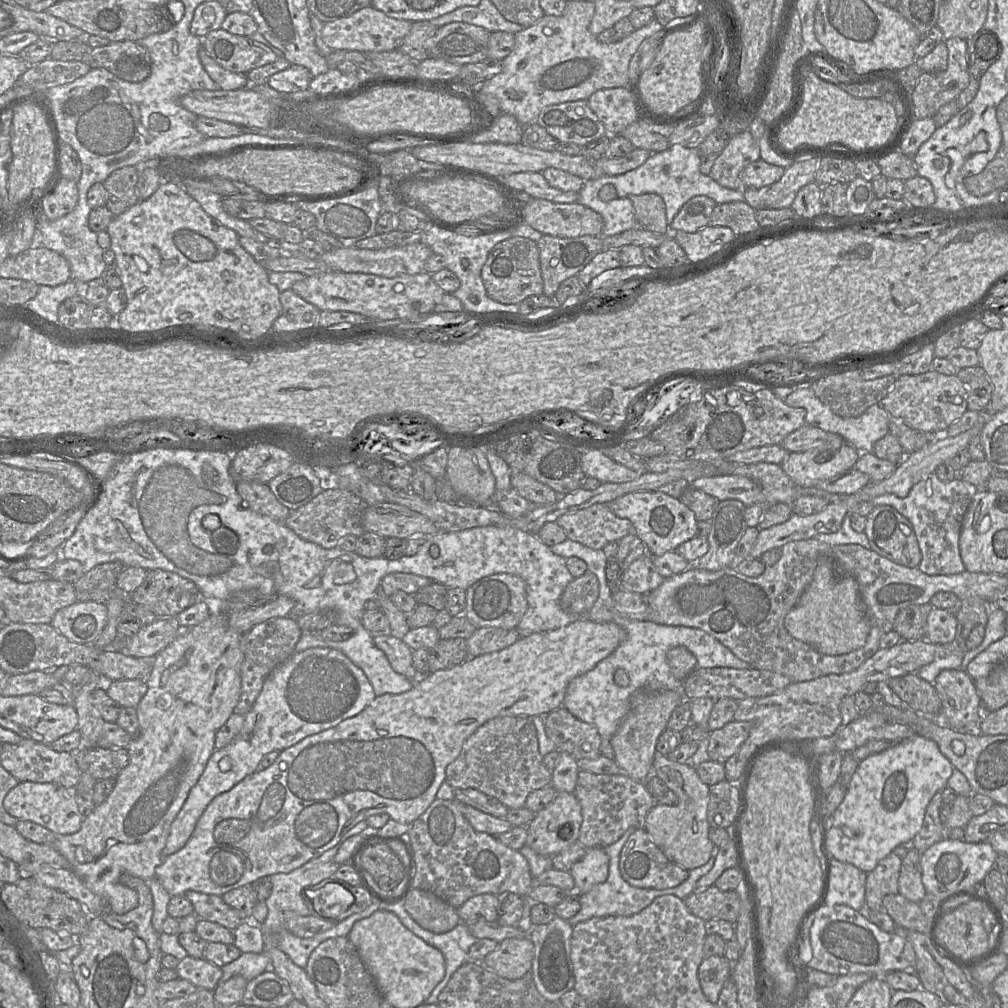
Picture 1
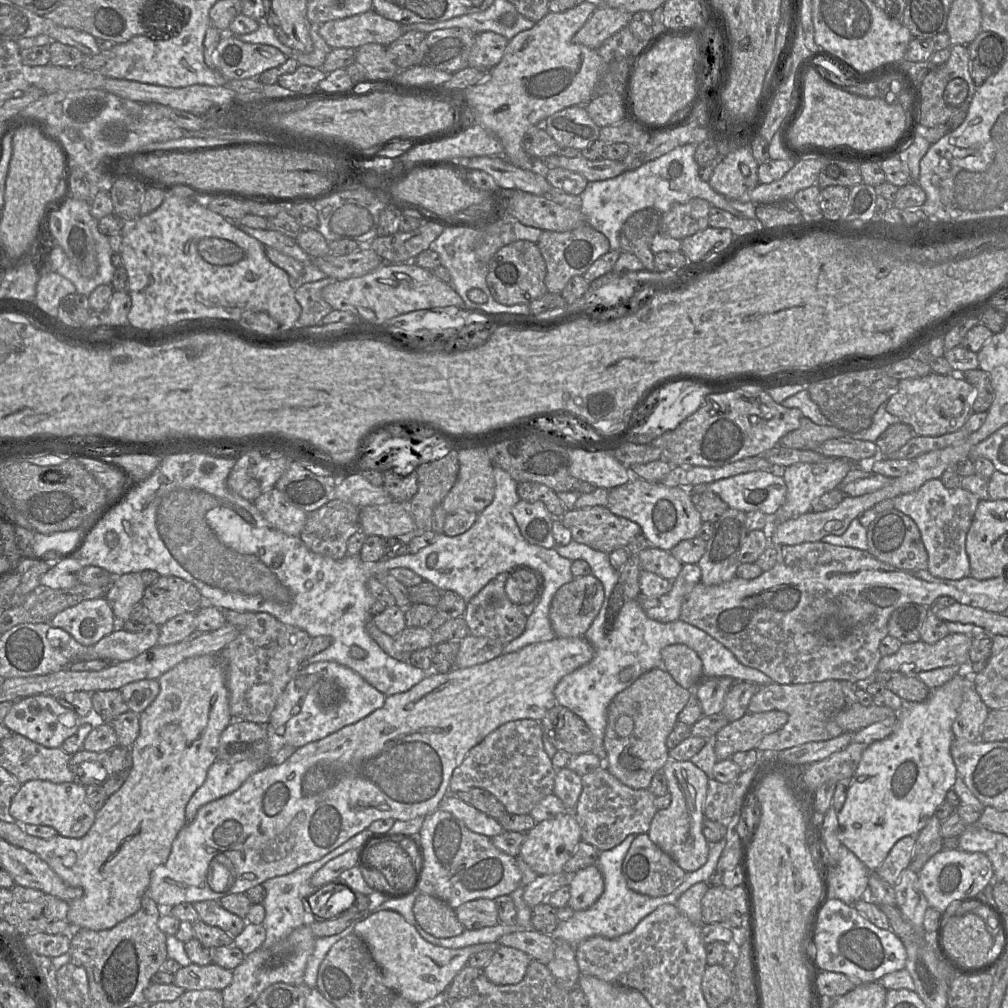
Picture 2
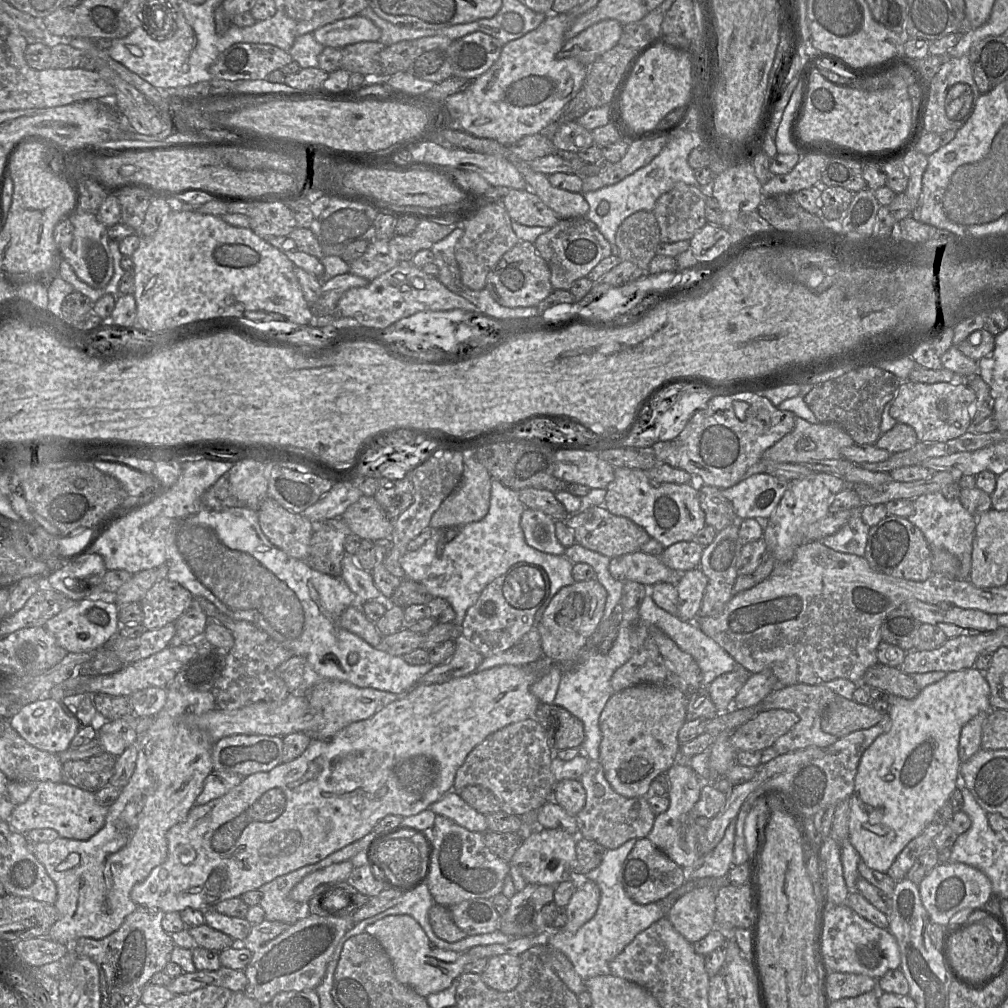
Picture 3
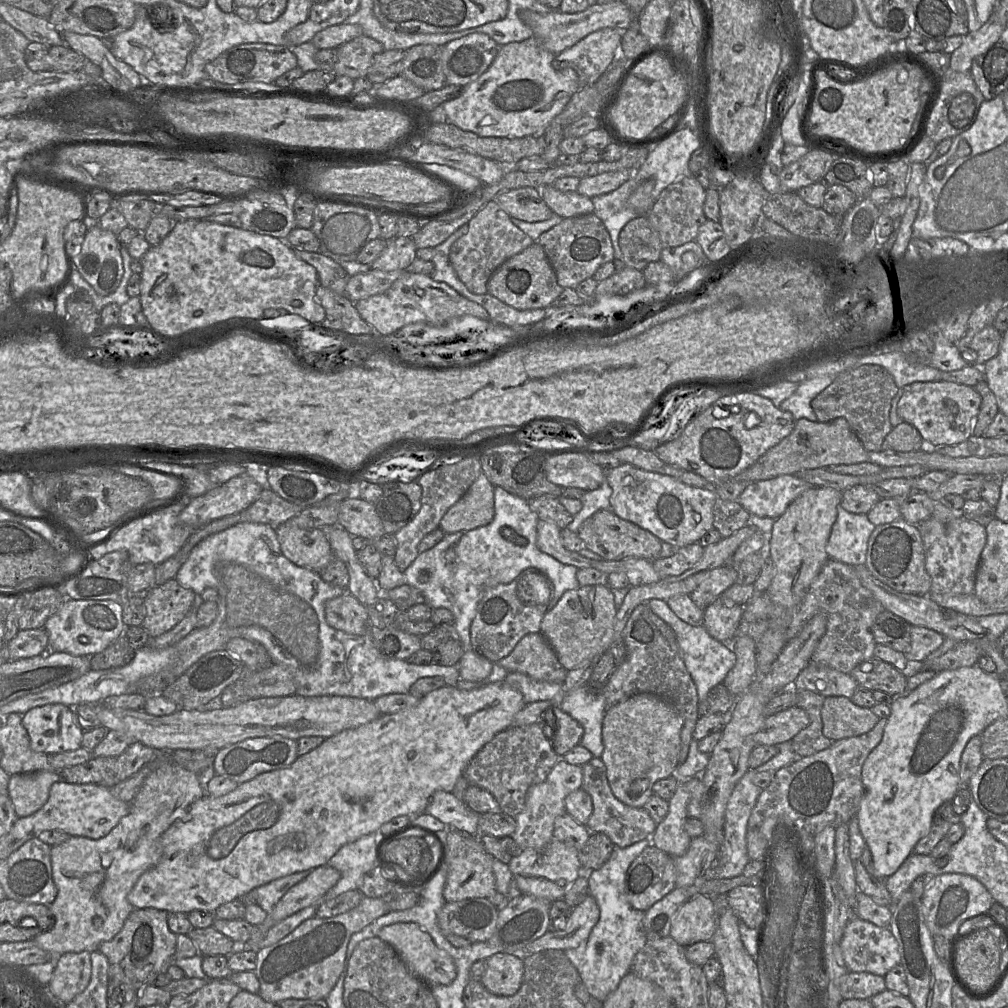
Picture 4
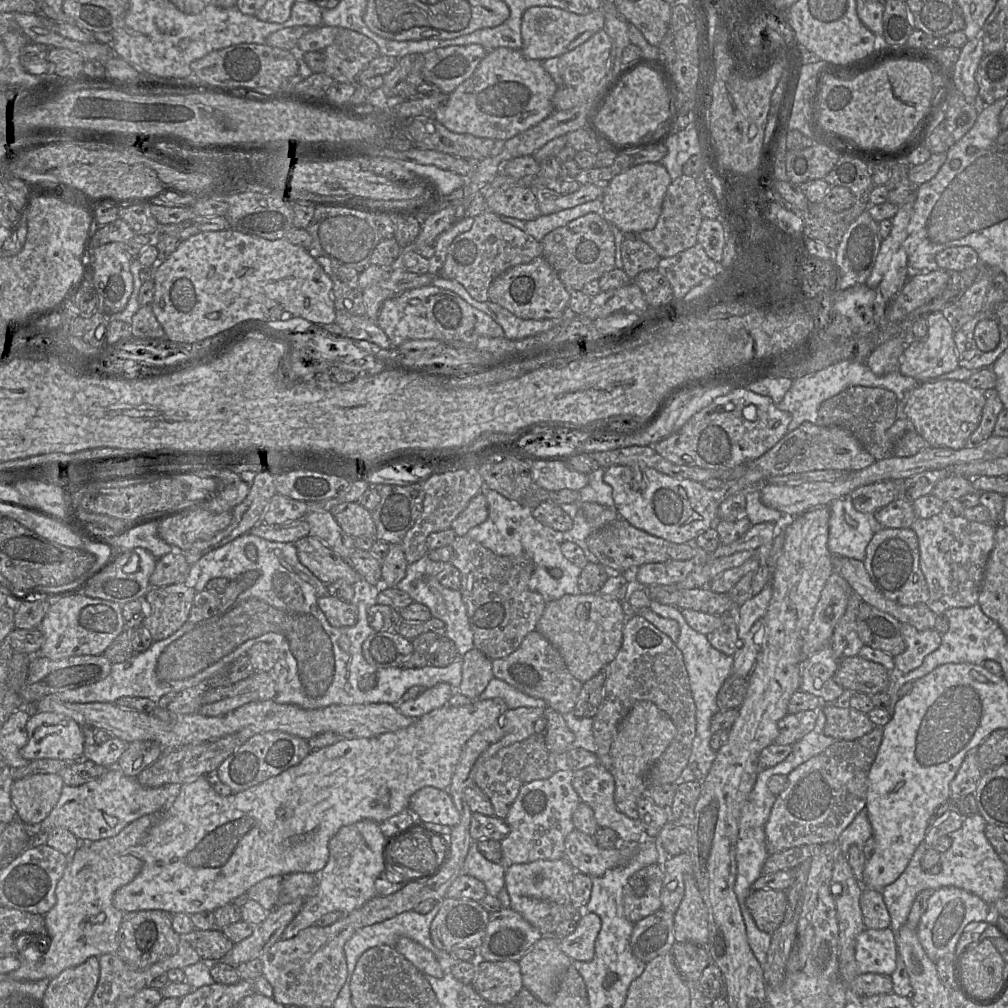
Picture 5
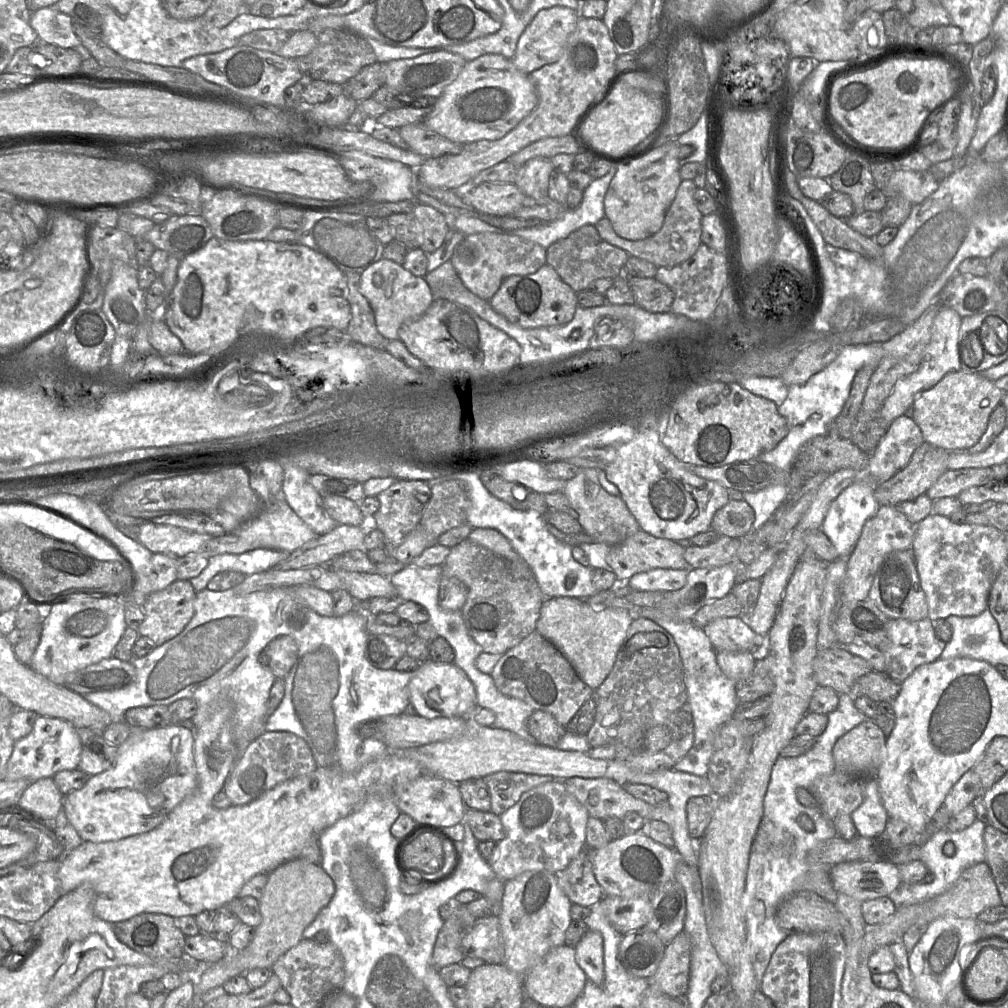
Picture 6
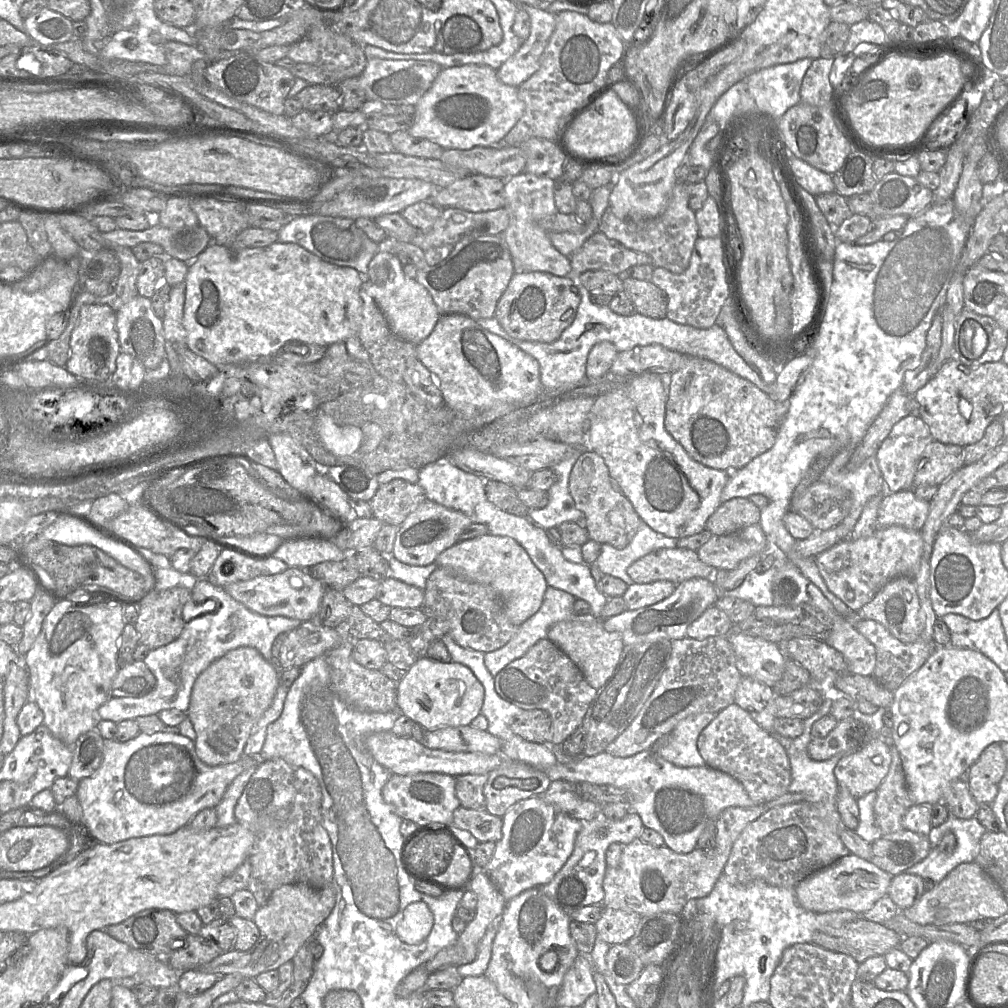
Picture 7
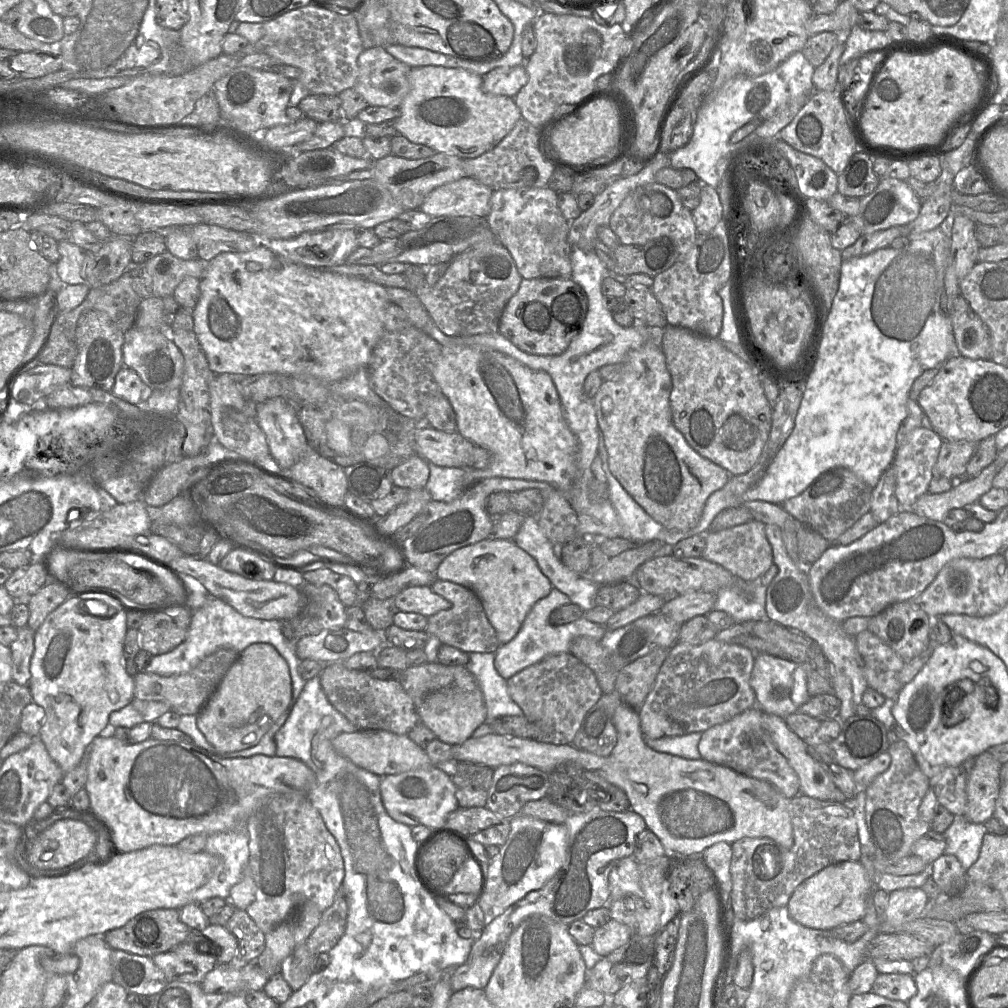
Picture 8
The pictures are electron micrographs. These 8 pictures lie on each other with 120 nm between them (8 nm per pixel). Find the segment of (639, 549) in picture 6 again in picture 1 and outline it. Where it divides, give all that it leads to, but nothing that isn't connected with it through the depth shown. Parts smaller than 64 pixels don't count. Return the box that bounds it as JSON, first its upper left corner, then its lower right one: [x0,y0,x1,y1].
[555,503,634,549]

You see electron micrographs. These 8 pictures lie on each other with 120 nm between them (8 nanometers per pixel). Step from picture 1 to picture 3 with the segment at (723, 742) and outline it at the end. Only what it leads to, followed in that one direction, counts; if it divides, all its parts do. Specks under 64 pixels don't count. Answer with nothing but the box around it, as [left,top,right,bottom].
[731,709,799,751]

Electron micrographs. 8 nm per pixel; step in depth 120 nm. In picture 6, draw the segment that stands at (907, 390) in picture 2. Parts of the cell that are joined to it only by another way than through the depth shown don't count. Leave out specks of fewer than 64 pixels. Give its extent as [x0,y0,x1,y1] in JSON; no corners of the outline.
[905,371,1005,451]

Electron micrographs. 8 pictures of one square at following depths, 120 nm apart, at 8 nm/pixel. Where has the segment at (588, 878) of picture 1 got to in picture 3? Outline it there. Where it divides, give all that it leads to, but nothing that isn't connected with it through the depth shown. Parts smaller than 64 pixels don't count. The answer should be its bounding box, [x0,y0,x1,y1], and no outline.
[560,879,600,933]

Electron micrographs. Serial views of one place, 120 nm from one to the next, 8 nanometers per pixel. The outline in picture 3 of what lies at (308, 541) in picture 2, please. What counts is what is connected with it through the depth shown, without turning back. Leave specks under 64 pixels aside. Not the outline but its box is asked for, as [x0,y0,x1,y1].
[307,517,351,576]

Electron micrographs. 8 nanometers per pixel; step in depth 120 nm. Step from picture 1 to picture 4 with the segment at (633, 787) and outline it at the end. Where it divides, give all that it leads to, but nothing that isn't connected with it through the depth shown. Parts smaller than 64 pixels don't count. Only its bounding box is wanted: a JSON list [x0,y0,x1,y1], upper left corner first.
[581,757,668,848]

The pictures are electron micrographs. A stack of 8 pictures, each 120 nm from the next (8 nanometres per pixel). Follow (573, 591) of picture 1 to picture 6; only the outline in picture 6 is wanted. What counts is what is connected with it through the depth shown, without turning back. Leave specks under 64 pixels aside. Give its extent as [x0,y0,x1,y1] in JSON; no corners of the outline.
[536,596,631,691]

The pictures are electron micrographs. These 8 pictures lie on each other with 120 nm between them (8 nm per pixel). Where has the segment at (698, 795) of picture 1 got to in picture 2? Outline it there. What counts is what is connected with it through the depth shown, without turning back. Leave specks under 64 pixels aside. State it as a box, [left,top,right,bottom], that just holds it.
[647,758,710,873]

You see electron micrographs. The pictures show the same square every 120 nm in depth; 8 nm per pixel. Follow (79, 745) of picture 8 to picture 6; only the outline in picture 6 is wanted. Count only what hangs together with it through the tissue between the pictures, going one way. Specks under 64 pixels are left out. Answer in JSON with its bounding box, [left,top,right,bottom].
[30,598,126,685]

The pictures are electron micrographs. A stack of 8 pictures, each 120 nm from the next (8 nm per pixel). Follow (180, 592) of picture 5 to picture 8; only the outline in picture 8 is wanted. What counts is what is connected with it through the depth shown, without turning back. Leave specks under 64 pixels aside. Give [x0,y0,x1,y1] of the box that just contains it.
[138,606,191,656]

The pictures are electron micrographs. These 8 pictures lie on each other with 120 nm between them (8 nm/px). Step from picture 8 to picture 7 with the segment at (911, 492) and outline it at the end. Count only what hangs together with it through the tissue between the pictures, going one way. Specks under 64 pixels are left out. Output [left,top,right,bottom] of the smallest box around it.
[876,415,934,492]

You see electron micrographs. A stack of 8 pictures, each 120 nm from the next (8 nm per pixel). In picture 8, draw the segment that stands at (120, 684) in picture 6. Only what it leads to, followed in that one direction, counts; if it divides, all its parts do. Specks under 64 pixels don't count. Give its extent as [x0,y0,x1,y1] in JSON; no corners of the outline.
[134,648,240,716]

